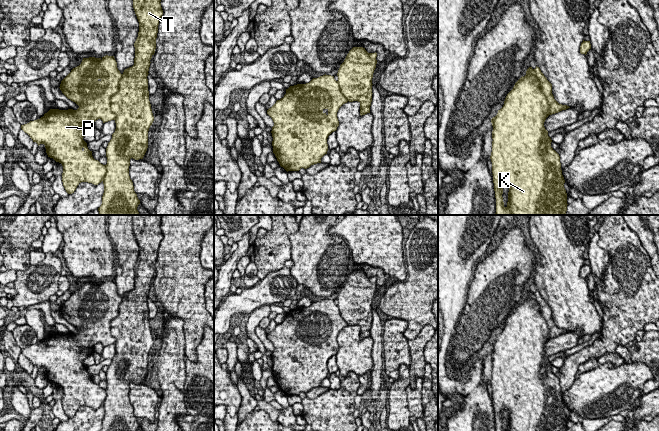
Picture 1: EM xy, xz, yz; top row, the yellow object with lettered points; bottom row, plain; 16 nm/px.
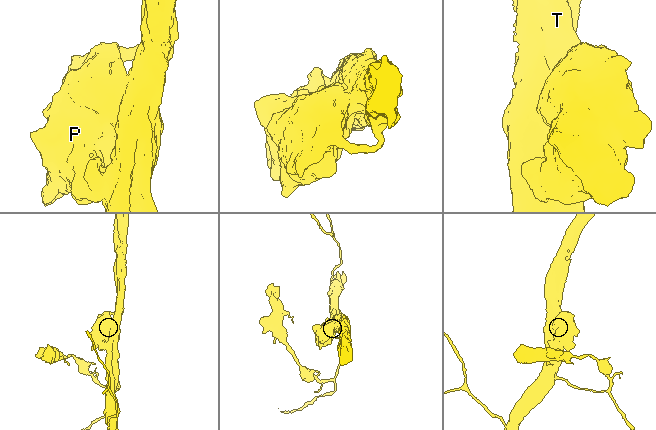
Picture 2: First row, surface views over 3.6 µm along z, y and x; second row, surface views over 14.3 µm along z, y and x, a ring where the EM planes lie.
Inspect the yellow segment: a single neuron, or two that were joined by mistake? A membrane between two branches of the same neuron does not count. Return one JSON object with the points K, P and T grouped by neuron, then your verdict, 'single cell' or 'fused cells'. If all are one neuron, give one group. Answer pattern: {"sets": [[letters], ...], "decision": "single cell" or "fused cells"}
{"sets": [["K", "P", "T"]], "decision": "single cell"}

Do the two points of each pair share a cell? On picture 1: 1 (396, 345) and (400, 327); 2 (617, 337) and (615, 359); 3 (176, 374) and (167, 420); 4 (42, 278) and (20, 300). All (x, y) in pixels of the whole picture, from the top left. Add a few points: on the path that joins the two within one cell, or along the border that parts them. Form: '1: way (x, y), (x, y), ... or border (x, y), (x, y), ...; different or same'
1: way (396, 341), (396, 331); same
2: border (615, 352), (605, 352), (598, 357), (592, 358); different
3: way (174, 385), (172, 387), (172, 406), (170, 409); same
4: way (37, 283), (25, 295); same

